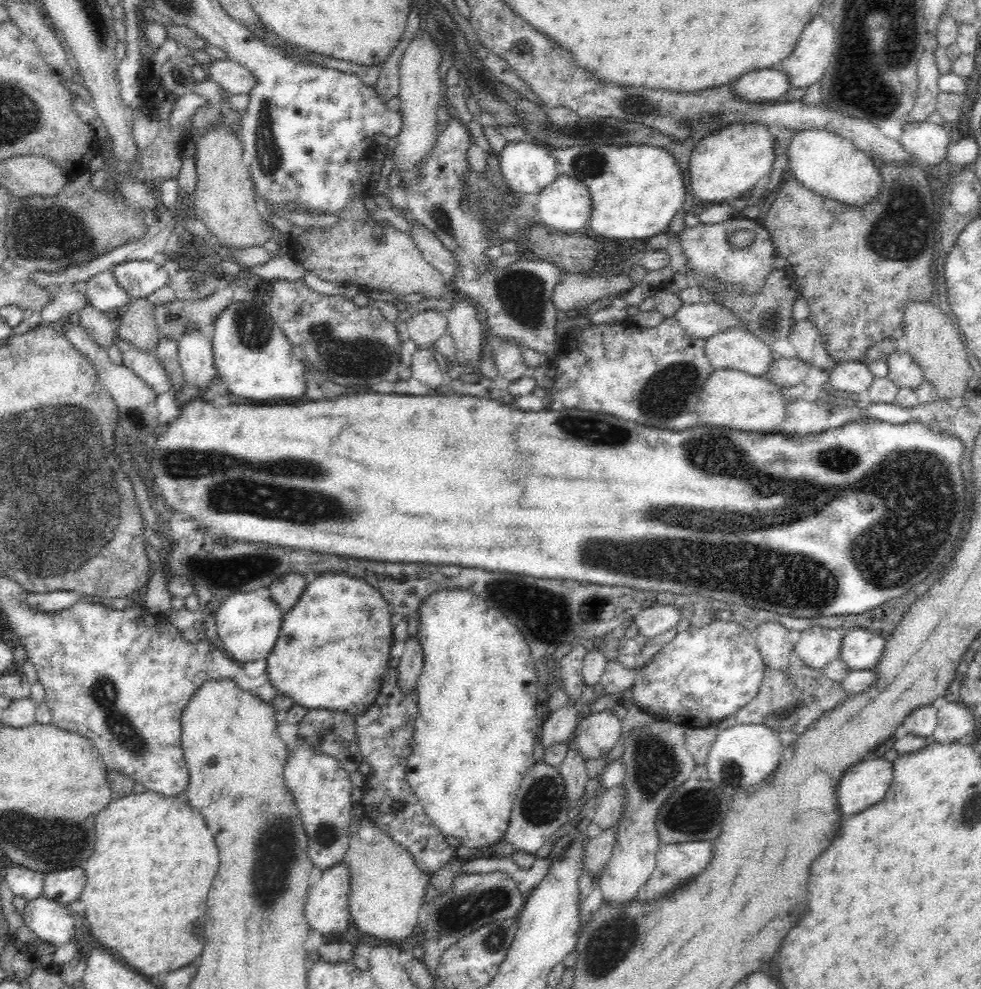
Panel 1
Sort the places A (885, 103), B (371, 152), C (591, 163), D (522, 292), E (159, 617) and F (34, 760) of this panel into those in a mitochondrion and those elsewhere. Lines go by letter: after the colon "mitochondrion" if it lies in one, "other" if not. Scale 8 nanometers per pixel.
A: mitochondrion
B: other
C: mitochondrion
D: mitochondrion
E: other
F: other

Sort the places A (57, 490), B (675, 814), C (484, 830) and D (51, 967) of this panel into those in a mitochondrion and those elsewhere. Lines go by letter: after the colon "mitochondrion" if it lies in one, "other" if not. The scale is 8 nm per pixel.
A: mitochondrion
B: mitochondrion
C: other
D: other

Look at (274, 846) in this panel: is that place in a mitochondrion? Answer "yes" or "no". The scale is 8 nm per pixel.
yes

